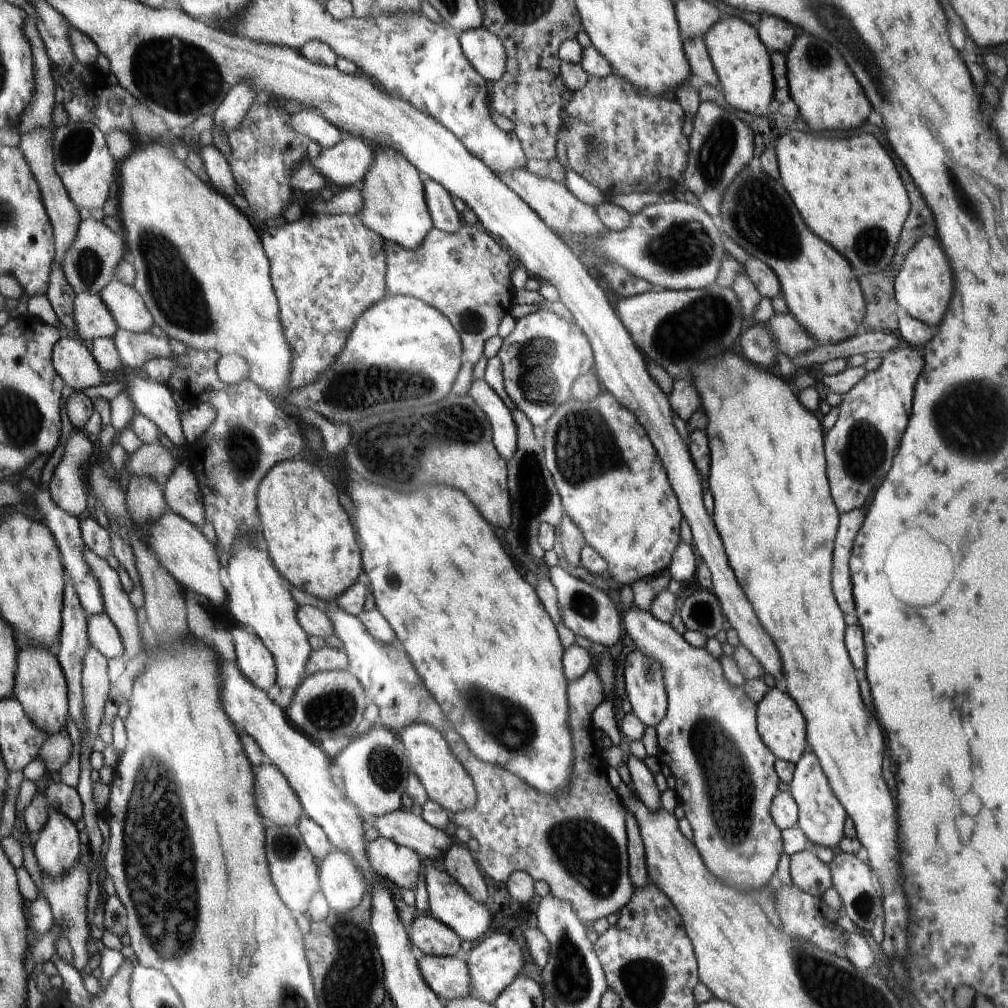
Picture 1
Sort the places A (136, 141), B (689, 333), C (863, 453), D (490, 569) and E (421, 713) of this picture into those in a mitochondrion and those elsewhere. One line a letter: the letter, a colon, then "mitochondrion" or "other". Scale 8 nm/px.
A: other
B: mitochondrion
C: mitochondrion
D: other
E: other

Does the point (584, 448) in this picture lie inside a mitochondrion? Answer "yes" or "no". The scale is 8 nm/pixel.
yes

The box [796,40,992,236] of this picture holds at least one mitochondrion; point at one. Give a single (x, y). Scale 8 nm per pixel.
(968, 204)

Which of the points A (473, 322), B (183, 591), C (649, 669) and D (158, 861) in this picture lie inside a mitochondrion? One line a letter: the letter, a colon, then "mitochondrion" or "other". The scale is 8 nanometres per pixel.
A: mitochondrion
B: other
C: mitochondrion
D: mitochondrion

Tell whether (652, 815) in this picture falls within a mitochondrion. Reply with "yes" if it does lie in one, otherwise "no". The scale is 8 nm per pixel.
no

